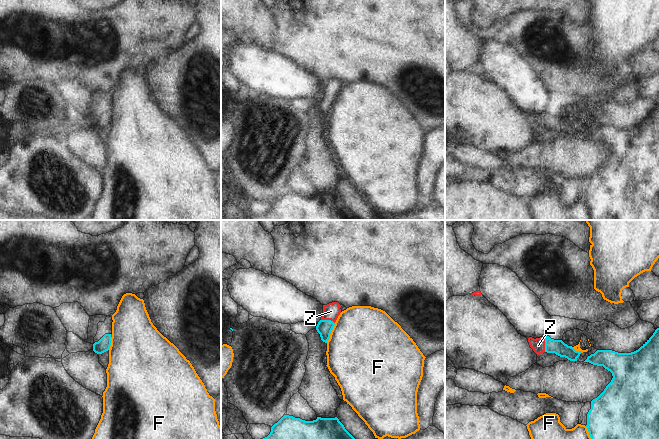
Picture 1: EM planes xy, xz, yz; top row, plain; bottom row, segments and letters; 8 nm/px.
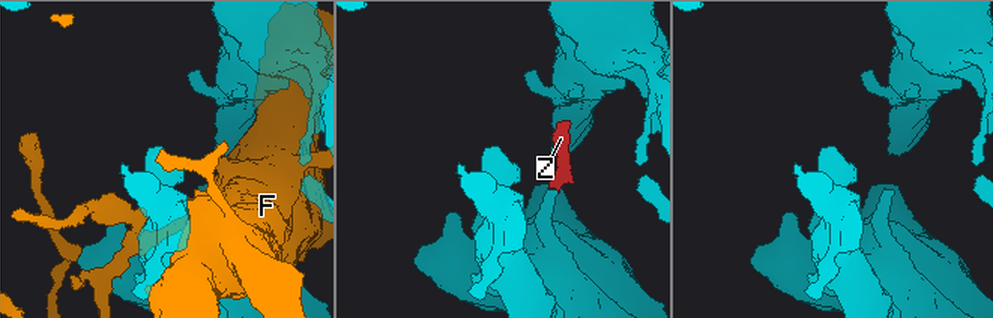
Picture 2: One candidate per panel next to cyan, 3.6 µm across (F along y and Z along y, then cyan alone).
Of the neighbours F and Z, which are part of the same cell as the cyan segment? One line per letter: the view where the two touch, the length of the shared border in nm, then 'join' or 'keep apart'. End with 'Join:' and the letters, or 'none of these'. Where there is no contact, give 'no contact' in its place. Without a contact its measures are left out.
F: meets cyan in xz; contact 180 nm long; keep apart
Z: meets cyan in yz; contact 130 nm long; join
Join: Z

